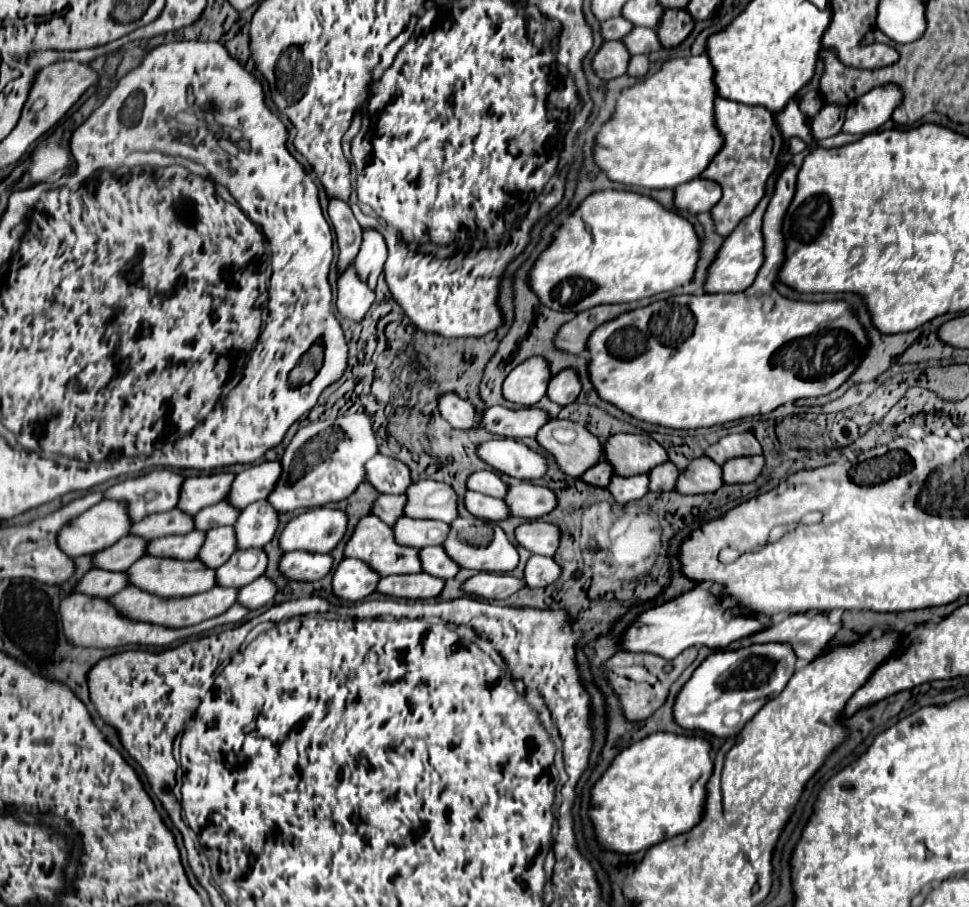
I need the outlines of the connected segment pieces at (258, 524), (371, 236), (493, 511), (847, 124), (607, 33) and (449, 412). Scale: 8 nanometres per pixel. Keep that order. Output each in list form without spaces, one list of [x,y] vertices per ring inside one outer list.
[[[259,500],[243,508],[239,512],[239,520],[233,524],[237,550],[261,548],[271,542],[279,528],[277,516],[279,514],[267,504],[267,500]]]
[[[363,228],[363,242],[355,258],[355,268],[361,280],[371,290],[375,290],[375,284],[379,274],[383,272],[385,260],[387,260],[387,248],[385,248],[385,238],[381,236],[381,232],[373,228]]]
[[[467,490],[463,496],[463,504],[469,514],[475,514],[475,518],[481,518],[481,520],[495,522],[495,520],[503,520],[509,516],[509,510],[503,500],[491,498],[491,496],[485,496],[479,492]]]
[[[895,84],[879,86],[847,106],[841,130],[847,134],[869,134],[891,118],[895,106],[899,106],[901,100],[903,92],[899,92]]]
[[[611,18],[601,22],[601,36],[603,40],[621,40],[627,32],[631,32],[631,24],[625,18]]]
[[[453,392],[439,394],[437,410],[453,428],[479,428],[479,414],[471,402],[459,398]]]

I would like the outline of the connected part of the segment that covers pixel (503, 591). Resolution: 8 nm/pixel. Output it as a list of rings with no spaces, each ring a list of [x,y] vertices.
[[[479,572],[471,578],[467,578],[461,584],[461,590],[469,596],[479,596],[485,600],[503,600],[515,594],[525,586],[523,580],[517,580],[509,574],[491,574],[491,572]]]

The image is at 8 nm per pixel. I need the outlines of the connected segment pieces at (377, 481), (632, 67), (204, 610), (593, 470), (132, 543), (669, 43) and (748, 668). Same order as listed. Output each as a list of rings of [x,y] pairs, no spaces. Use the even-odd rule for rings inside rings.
[[[377,454],[367,462],[367,480],[379,494],[403,494],[411,484],[409,468],[389,456]]]
[[[639,54],[639,56],[631,56],[629,60],[629,68],[627,68],[627,74],[633,76],[633,78],[643,78],[649,70],[649,60],[645,54]]]
[[[127,586],[127,588],[123,588],[123,592],[119,592],[113,598],[109,596],[107,600],[111,600],[111,604],[121,608],[123,616],[131,616],[131,620],[143,620],[147,624],[163,624],[167,628],[183,628],[183,626],[199,624],[203,620],[223,614],[229,606],[235,604],[235,598],[237,598],[237,588],[221,588],[221,586],[215,586],[207,592],[193,594],[187,598],[159,598],[159,596],[147,594],[139,588]]]
[[[599,460],[599,464],[591,466],[587,472],[583,472],[583,476],[579,476],[583,482],[591,484],[591,486],[597,486],[597,488],[605,488],[609,484],[613,476],[613,470],[611,466],[605,462],[605,460]]]
[[[125,536],[123,540],[115,542],[111,548],[103,548],[103,552],[93,554],[93,568],[109,570],[109,572],[123,572],[127,570],[137,558],[145,554],[147,540],[139,536]]]
[[[667,8],[657,24],[657,36],[663,48],[675,48],[679,46],[689,32],[693,30],[693,22],[691,16],[685,10],[671,10]]]
[[[751,644],[751,646],[741,646],[739,650],[719,650],[713,652],[711,656],[707,656],[693,672],[693,676],[685,682],[685,686],[679,690],[679,694],[673,700],[673,720],[675,724],[679,724],[685,730],[701,730],[705,734],[711,734],[715,738],[729,738],[735,736],[745,724],[747,720],[751,720],[751,716],[755,716],[755,712],[759,712],[759,708],[763,708],[763,704],[777,696],[789,682],[791,674],[793,674],[793,664],[795,664],[795,654],[787,644]],[[737,712],[739,720],[731,726],[723,724],[725,716]]]

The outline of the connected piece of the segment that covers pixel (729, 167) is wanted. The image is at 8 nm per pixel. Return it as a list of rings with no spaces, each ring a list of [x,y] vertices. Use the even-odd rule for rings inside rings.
[[[715,98],[715,126],[723,132],[723,148],[719,156],[711,160],[707,172],[699,178],[715,180],[723,196],[711,208],[711,216],[715,222],[715,232],[719,236],[727,236],[733,228],[749,216],[757,202],[765,196],[765,184],[771,172],[775,170],[775,162],[779,156],[779,130],[775,126],[773,114],[763,106],[745,106],[739,102],[731,102],[725,98]]]

